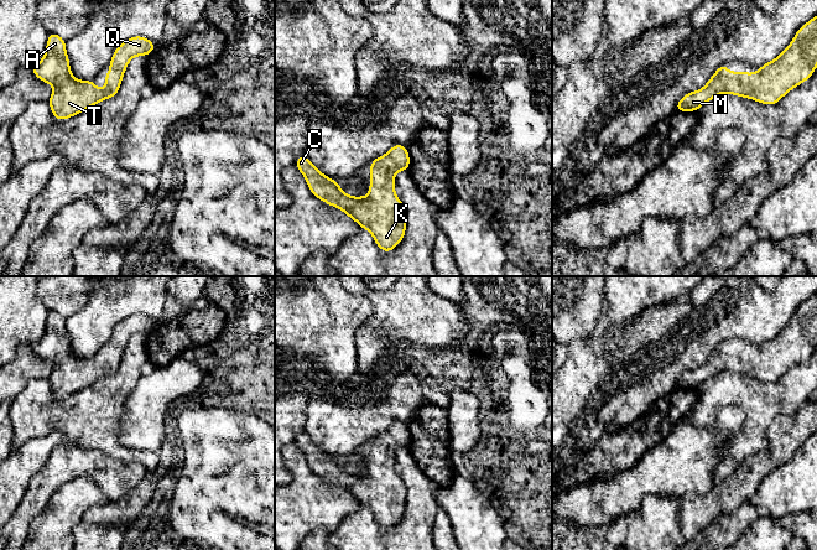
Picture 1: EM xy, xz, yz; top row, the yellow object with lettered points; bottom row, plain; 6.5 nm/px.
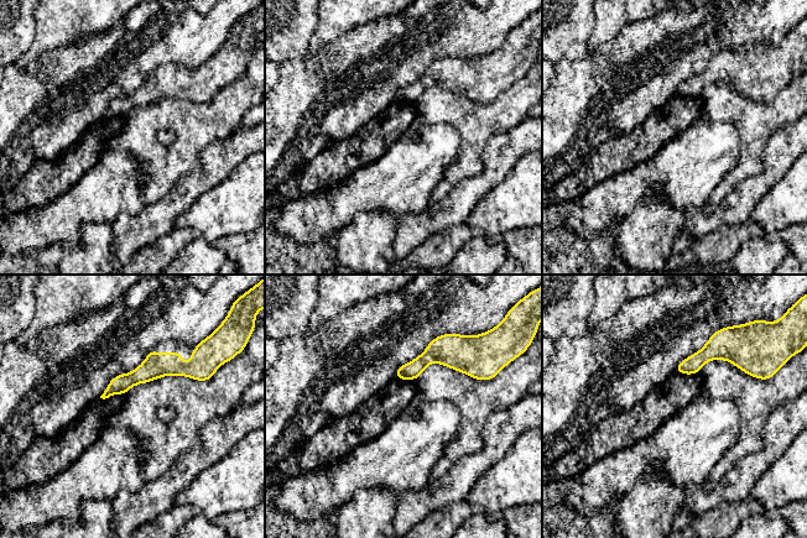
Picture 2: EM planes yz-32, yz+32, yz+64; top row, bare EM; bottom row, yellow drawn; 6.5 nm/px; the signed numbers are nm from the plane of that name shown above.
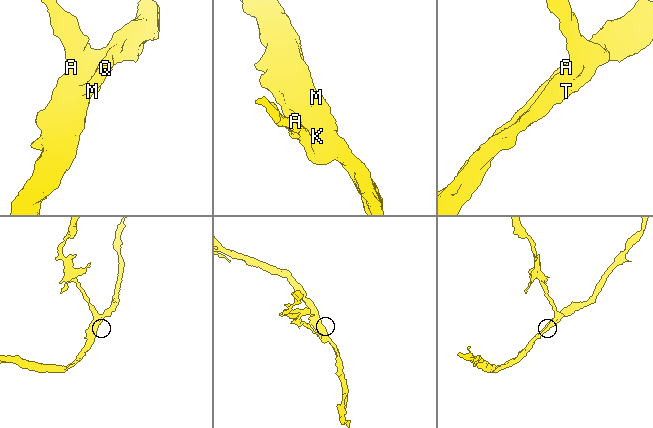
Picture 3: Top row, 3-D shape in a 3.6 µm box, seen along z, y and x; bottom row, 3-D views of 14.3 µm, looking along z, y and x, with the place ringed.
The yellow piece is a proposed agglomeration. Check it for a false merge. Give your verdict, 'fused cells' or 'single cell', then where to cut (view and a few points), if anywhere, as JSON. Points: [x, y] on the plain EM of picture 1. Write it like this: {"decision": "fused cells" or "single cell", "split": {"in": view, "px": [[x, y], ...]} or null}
{"decision": "single cell", "split": null}

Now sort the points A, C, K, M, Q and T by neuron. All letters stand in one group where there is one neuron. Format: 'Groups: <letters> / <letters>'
Groups: A C K M Q T

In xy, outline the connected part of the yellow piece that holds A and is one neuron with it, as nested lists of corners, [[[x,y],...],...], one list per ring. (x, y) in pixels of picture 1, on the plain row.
[[[50,310],[46,331],[31,348],[40,358],[54,365],[48,382],[56,398],[66,398],[104,377],[115,374],[130,337],[149,333],[155,326],[155,321],[142,313],[130,315],[120,321],[109,339],[110,348],[105,351],[105,365],[100,368],[92,357],[80,358],[73,354],[66,317]]]

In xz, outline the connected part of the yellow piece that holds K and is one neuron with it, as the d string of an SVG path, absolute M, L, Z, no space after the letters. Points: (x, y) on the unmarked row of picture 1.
M395 421L385 432L370 440L370 465L364 474L353 474L343 469L338 460L323 452L305 431L296 437L295 443L305 453L313 473L332 484L339 486L360 505L370 509L383 530L389 530L400 522L406 510L406 486L395 471L395 451L407 448L410 445L407 425Z

